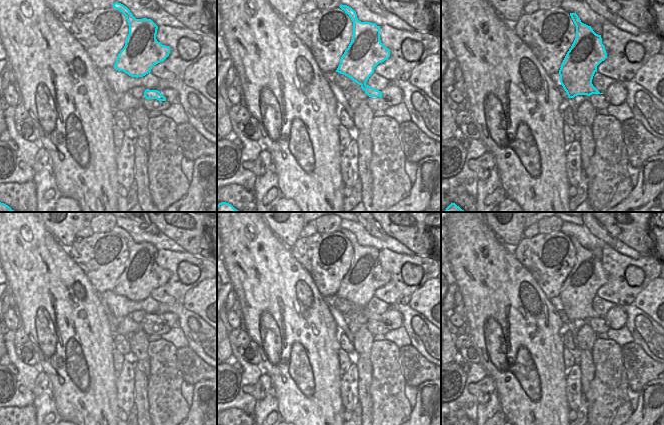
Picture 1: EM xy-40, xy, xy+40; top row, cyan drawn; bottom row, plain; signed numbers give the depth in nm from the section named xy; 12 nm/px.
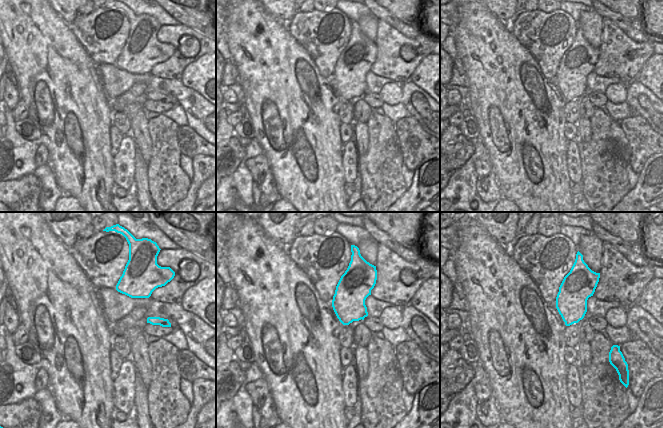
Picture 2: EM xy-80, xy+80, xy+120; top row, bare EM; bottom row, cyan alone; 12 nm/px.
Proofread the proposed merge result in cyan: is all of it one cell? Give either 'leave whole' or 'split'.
leave whole

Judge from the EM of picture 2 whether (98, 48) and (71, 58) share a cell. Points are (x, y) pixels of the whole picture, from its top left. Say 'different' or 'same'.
different

